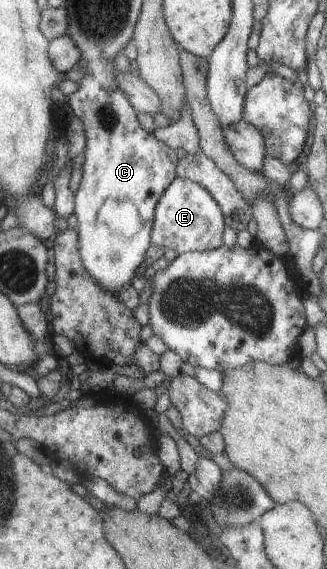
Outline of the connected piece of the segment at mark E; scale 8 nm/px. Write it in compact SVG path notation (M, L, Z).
M175 177L159 195L155 204L150 232L150 244L172 250L180 255L186 252L210 251L222 245L224 220L213 197L196 182Z

